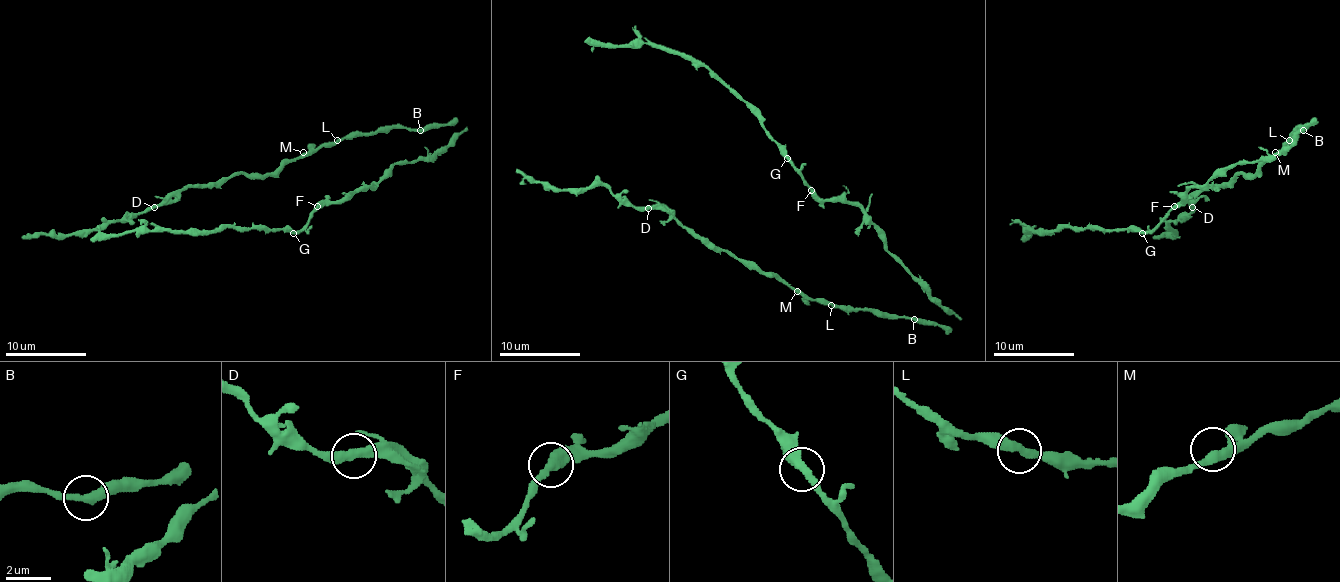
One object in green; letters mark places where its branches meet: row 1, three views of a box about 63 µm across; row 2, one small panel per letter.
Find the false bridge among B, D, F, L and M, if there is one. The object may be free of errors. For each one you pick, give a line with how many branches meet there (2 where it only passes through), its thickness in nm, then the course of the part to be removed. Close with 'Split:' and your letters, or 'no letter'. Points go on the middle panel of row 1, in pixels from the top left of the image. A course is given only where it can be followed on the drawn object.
Split: no letter

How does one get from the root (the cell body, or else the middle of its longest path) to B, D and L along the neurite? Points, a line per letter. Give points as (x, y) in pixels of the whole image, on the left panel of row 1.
B: (464, 130), (456, 124), (420, 130)
D: (464, 130), (446, 124), (343, 136), (273, 172), (188, 185), (172, 201), (154, 207)
L: (464, 130), (456, 124), (385, 128), (337, 140)

